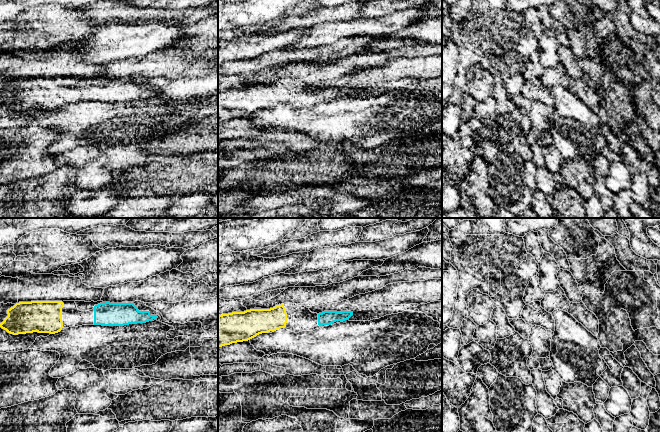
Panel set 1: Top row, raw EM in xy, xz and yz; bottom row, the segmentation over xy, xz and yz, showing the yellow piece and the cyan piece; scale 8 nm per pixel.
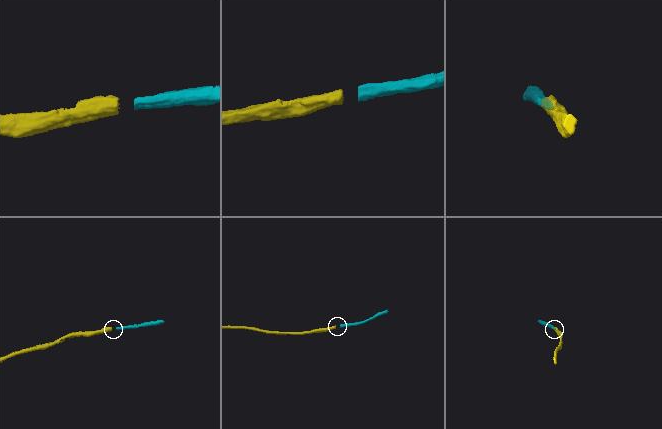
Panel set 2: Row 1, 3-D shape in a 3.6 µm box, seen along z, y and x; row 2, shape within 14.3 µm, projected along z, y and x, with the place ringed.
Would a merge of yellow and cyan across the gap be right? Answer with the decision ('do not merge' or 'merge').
merge

